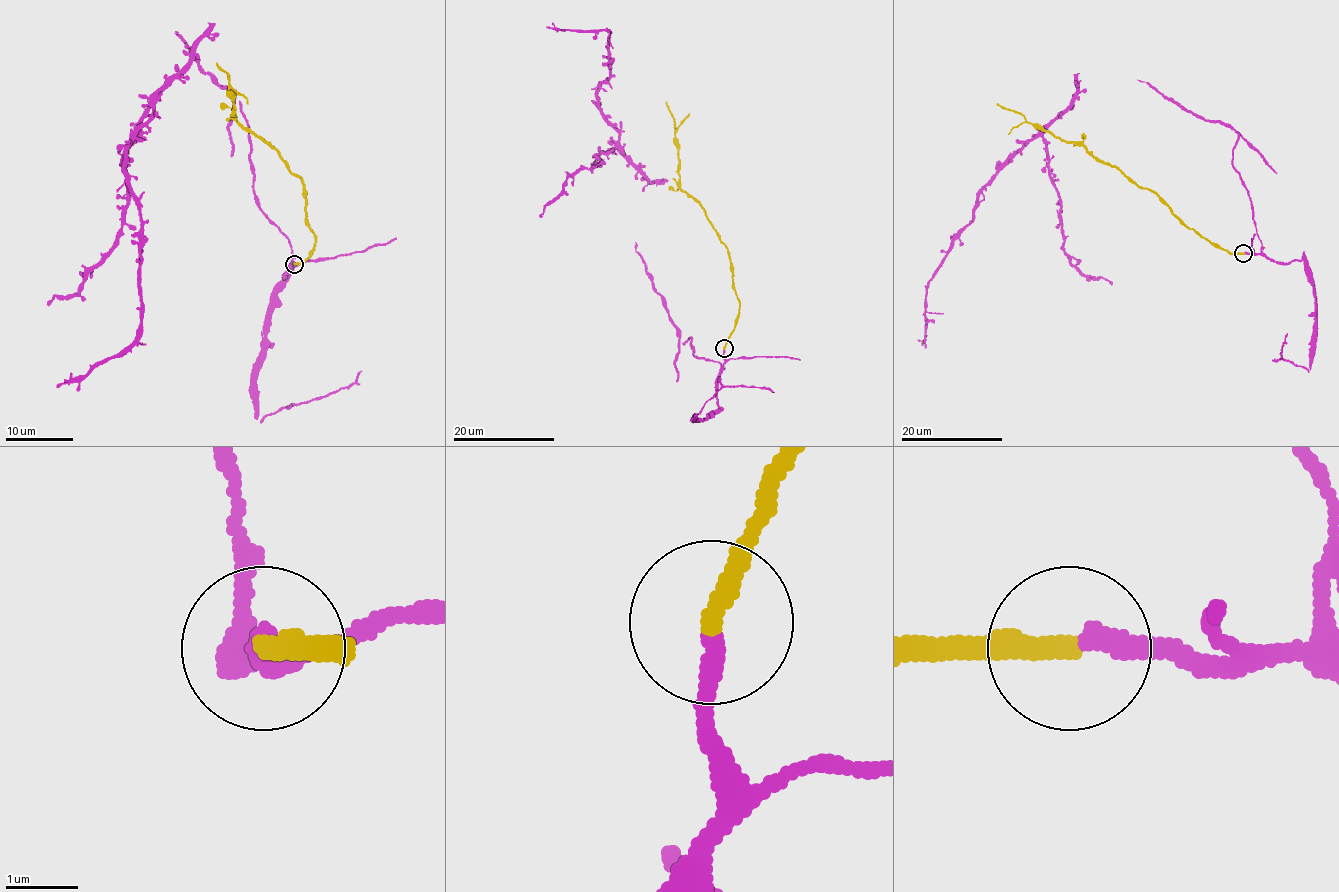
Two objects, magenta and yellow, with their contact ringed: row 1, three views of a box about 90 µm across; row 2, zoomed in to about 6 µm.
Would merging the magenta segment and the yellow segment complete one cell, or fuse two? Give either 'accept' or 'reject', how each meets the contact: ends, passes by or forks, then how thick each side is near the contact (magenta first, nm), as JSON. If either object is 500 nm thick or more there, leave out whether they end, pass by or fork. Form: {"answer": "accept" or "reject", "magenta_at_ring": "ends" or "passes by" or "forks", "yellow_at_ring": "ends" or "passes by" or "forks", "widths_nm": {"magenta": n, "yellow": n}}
{"answer": "accept", "magenta_at_ring": "ends", "yellow_at_ring": "ends", "widths_nm": {"magenta": 280, "yellow": 280}}

